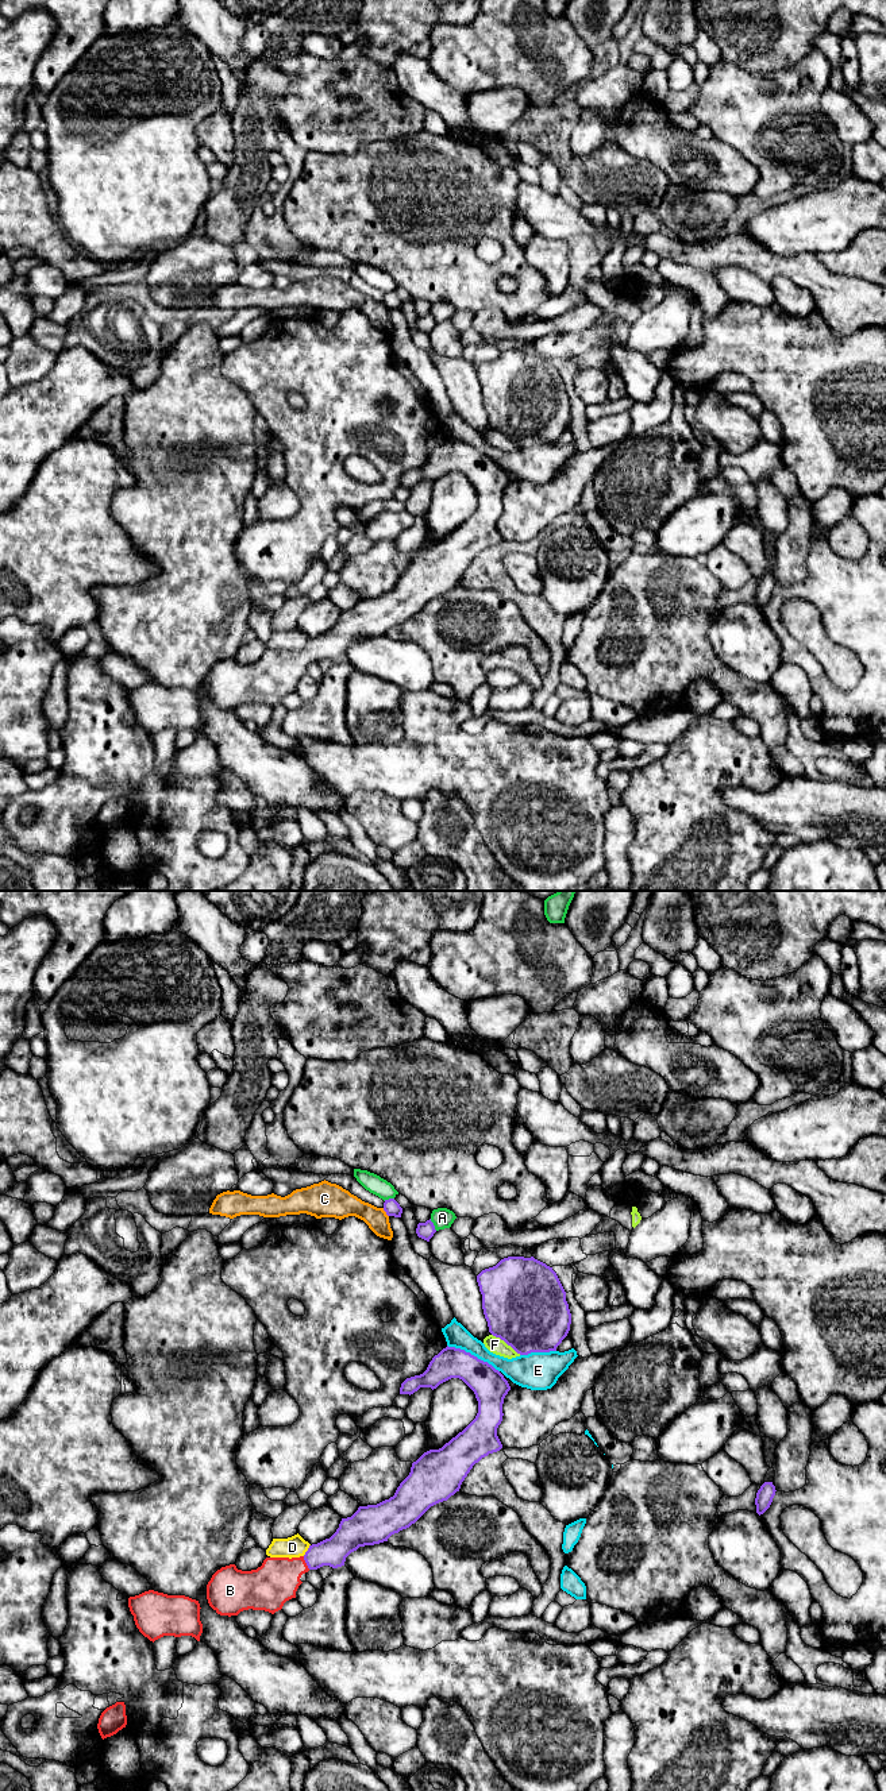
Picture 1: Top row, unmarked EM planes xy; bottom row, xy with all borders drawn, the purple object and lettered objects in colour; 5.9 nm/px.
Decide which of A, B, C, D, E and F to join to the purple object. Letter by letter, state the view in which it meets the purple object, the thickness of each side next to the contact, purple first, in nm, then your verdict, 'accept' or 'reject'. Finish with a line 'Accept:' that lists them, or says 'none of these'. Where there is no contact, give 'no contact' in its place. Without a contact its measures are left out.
A: contact in xy; calibres 100 and 130 nm; reject
B: contact in xy; calibres 170 and 260 nm; accept
C: contact in xy; calibres 90 and 150 nm; reject
D: contact in xy; calibres 170 and 130 nm; reject
E: contact in xy; calibres 200 and 140 nm; reject
F: contact in xy; calibres 480 and 100 nm; reject
Accept: B

